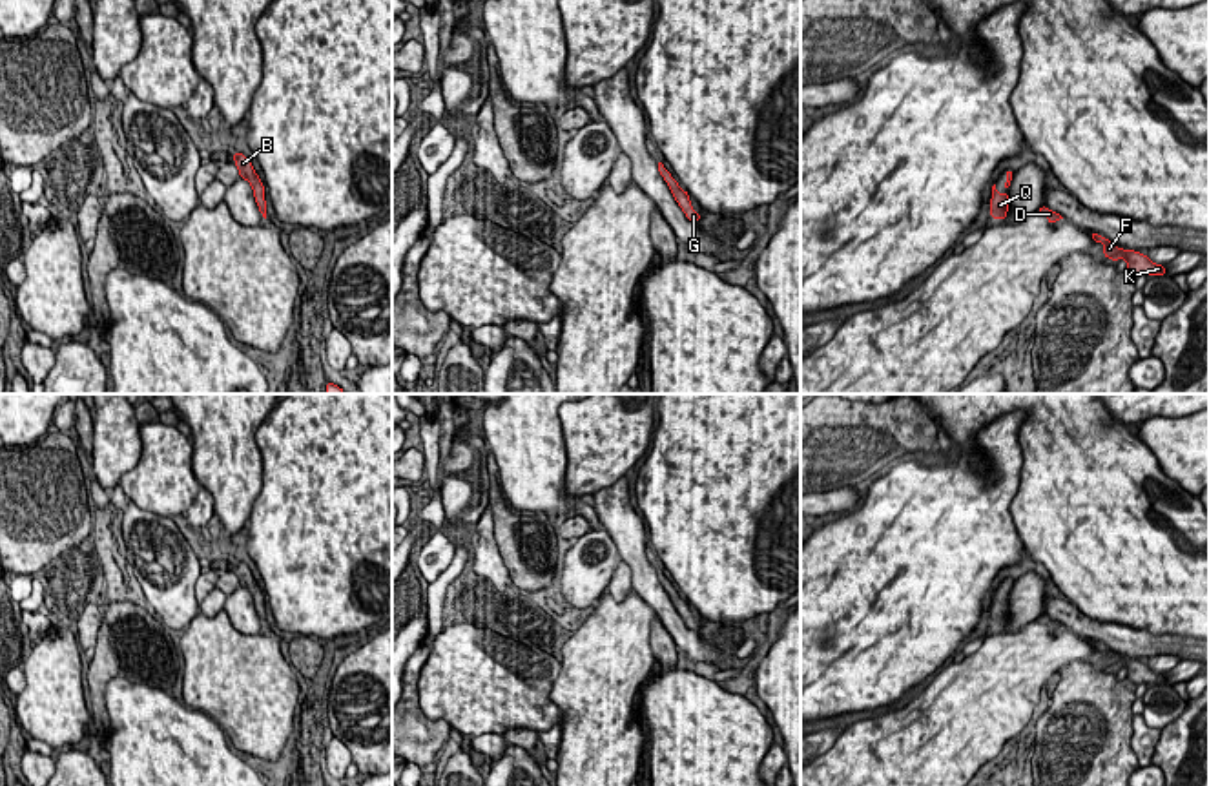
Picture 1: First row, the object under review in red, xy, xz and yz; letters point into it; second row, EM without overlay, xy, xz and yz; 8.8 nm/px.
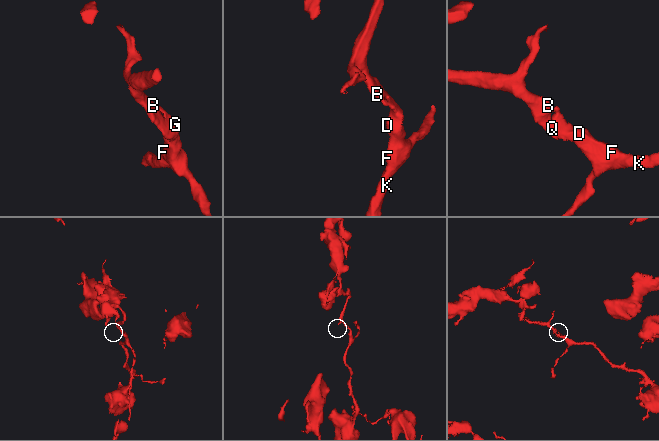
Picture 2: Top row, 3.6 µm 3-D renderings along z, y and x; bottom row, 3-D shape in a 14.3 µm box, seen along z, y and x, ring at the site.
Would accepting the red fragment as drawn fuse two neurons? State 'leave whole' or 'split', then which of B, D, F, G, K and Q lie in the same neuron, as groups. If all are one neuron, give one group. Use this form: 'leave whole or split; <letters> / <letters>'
leave whole; B D F G K Q

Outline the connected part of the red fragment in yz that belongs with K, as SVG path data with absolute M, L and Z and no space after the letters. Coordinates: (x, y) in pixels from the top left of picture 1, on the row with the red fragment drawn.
M1094 232L1090 233L1090 237L1094 239L1094 243L1100 243L1100 241L1103 243L1105 257L1112 261L1125 259L1127 270L1131 270L1136 277L1138 275L1165 275L1165 266L1151 263L1147 255L1134 250L1121 250L1114 243L1111 243L1109 239Z

